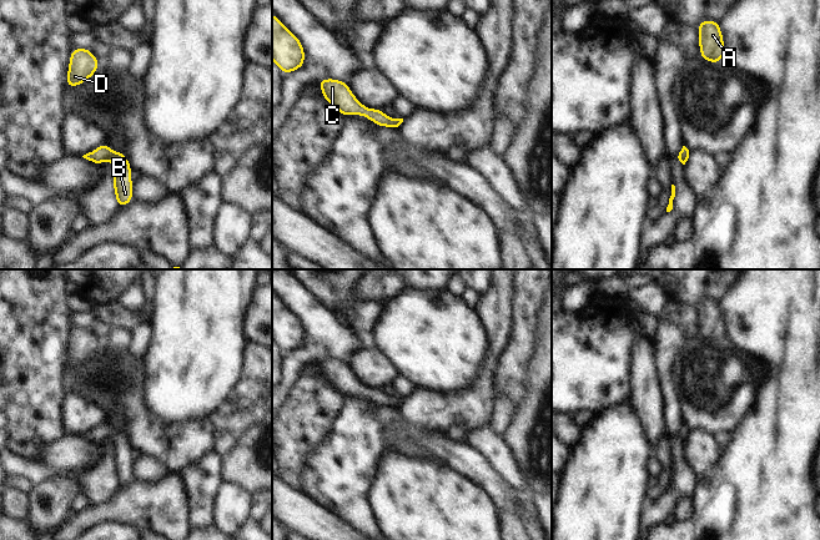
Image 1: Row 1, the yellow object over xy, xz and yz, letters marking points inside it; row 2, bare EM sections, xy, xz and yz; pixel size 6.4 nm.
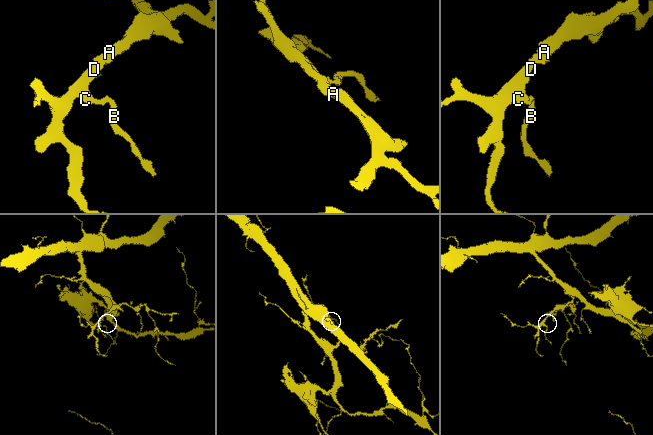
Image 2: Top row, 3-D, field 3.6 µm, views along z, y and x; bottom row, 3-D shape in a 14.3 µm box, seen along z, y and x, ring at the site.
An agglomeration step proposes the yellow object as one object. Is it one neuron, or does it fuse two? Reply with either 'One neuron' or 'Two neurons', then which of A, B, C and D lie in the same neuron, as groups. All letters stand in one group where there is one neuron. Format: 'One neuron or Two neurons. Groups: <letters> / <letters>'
One neuron. Groups: A B C D.

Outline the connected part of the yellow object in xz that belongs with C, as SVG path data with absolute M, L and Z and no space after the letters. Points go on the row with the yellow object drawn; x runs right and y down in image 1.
M323 79L317 82L321 87L323 99L332 105L344 117L349 115L361 115L382 127L398 127L403 118L388 117L381 108L371 110L363 106L344 81L334 79Z

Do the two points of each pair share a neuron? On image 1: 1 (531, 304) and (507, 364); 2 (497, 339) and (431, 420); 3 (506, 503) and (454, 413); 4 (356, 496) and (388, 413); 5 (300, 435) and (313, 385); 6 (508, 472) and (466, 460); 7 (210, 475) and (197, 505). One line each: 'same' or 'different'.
1: same
2: same
3: different
4: different
5: same
6: different
7: same

